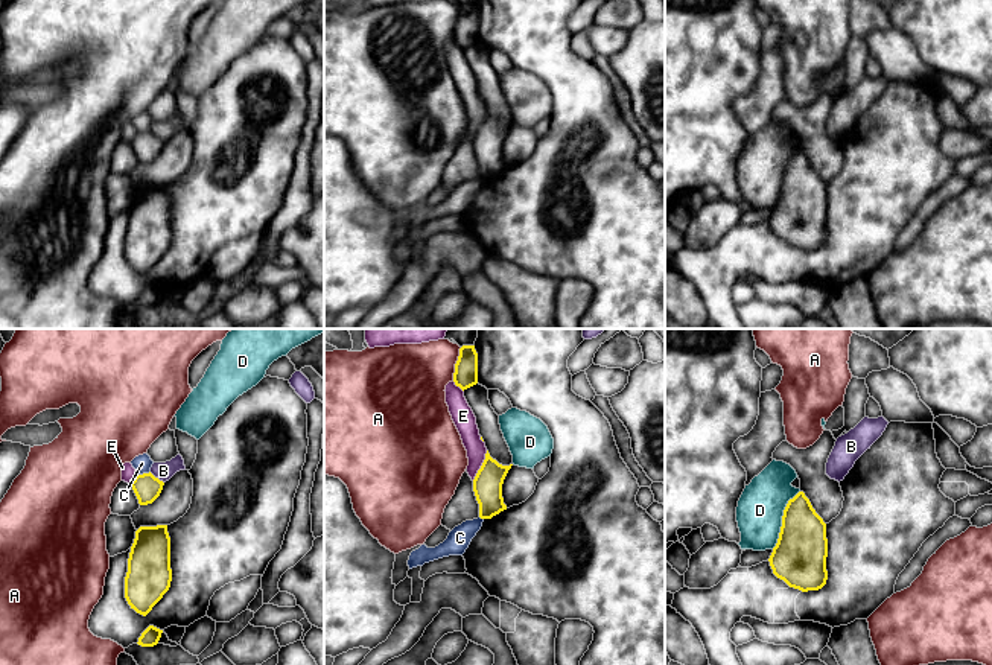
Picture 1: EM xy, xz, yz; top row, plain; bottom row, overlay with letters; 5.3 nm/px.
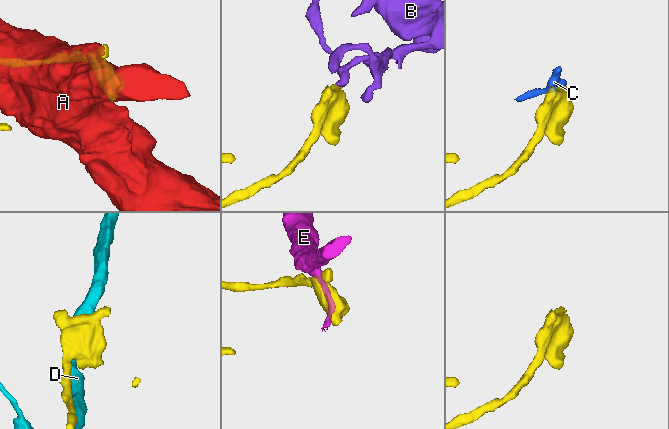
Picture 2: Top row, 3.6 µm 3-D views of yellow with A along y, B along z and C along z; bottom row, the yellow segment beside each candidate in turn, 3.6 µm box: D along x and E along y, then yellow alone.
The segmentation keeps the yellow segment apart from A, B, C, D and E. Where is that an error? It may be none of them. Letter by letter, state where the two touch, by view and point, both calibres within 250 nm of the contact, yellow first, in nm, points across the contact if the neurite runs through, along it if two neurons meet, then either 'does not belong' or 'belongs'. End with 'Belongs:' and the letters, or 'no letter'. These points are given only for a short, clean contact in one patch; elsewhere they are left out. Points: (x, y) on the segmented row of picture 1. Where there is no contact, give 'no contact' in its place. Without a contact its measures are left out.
A: meets yellow in xz at (455, 364); 130 nm thick on the yellow side, 360 nm on the other; does not belong
B: meets yellow in xy at (157, 478); 140 nm thick on the yellow side, 100 nm on the other; border along xy (149, 472), (163, 483); does not belong
C: meets yellow in xy at (143, 474); 140 nm thick on the yellow side, 90 nm on the other; does not belong
D: meets yellow in yz at (782, 519); 280 nm thick on the yellow side, 240 nm on the other; does not belong
E: meets yellow in xz at (481, 466); 160 nm thick on the yellow side, 110 nm on the other; does not belong
Belongs: no letter

